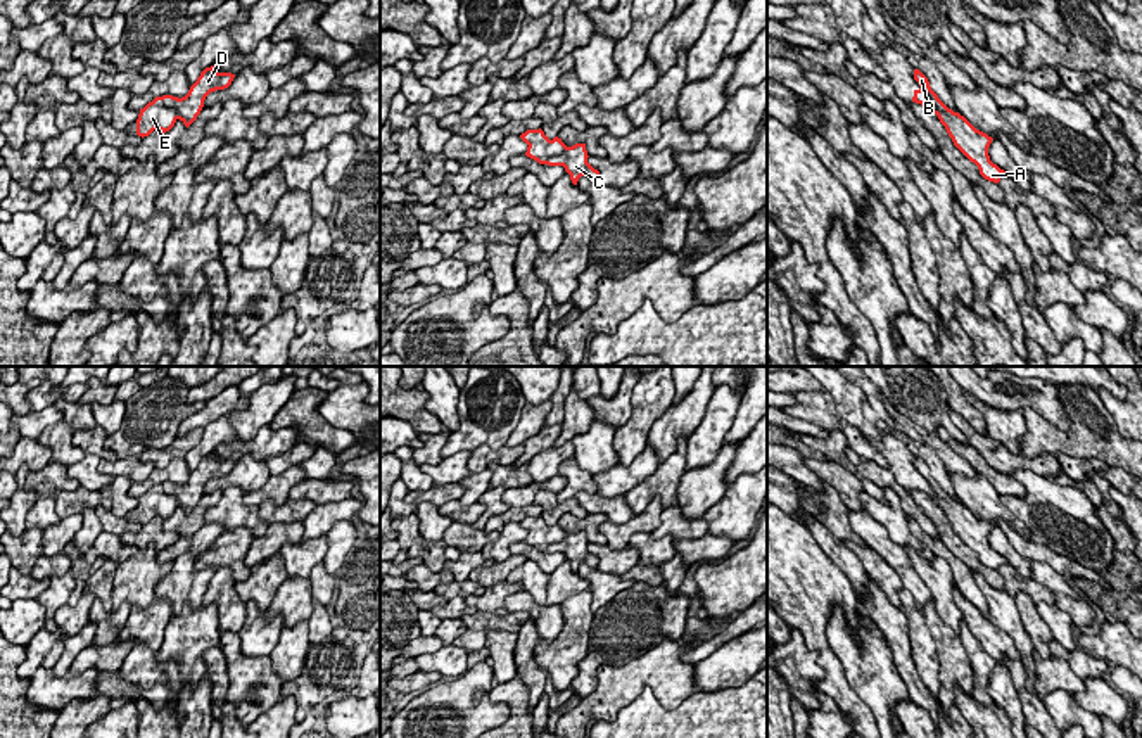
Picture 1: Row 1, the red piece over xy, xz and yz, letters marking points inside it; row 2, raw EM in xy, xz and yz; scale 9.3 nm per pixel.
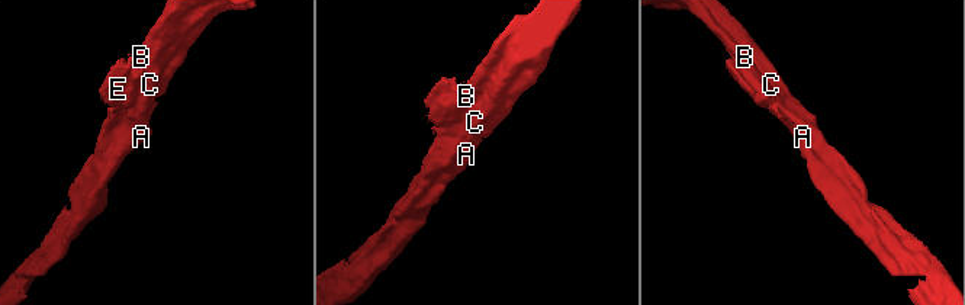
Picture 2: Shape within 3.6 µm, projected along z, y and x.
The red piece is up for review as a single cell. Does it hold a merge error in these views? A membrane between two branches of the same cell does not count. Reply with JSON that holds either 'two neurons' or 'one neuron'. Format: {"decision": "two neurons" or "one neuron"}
{"decision": "two neurons"}

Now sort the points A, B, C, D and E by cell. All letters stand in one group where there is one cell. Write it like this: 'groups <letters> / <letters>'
groups A B C D / E

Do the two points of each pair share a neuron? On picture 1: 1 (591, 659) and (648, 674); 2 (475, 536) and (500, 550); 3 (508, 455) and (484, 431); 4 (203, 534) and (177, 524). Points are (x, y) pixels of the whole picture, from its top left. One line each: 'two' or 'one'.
1: two
2: two
3: two
4: two

